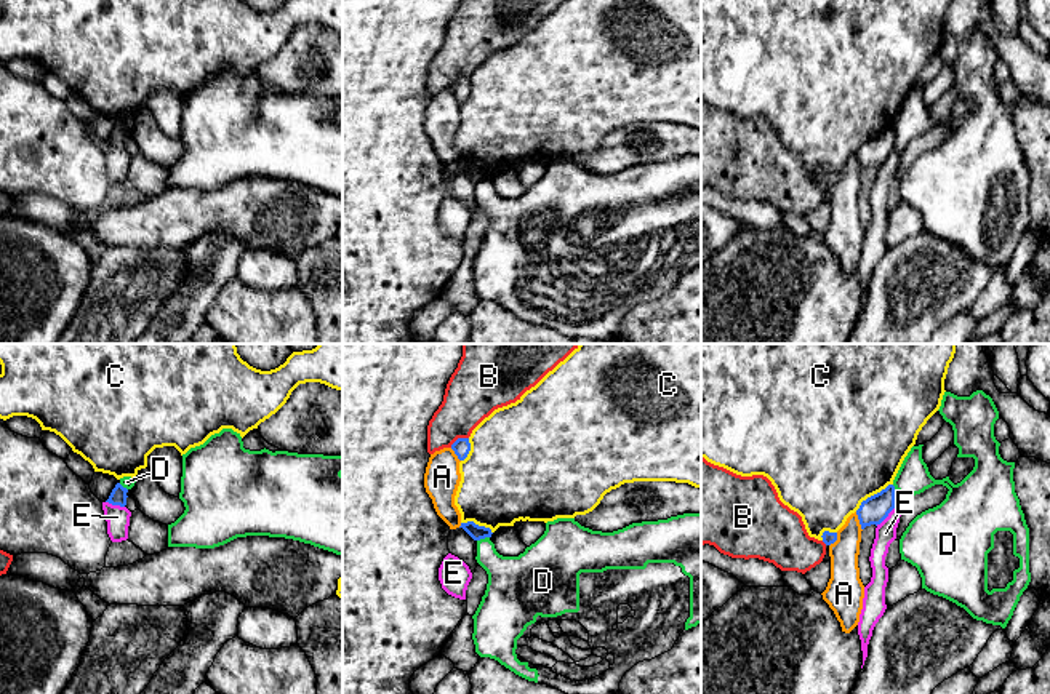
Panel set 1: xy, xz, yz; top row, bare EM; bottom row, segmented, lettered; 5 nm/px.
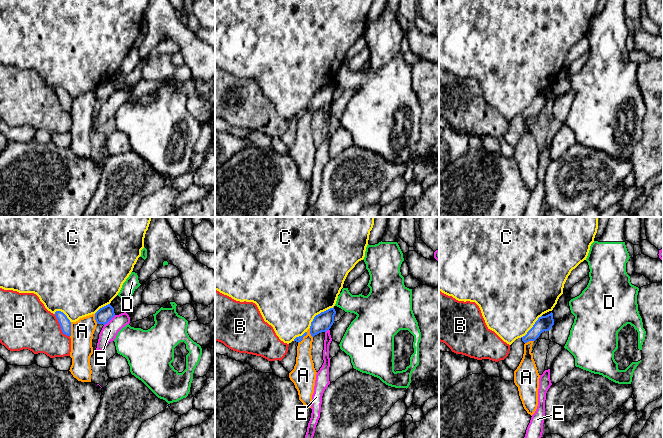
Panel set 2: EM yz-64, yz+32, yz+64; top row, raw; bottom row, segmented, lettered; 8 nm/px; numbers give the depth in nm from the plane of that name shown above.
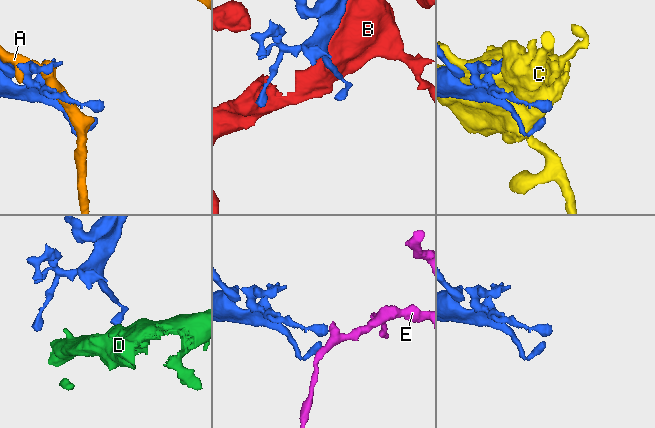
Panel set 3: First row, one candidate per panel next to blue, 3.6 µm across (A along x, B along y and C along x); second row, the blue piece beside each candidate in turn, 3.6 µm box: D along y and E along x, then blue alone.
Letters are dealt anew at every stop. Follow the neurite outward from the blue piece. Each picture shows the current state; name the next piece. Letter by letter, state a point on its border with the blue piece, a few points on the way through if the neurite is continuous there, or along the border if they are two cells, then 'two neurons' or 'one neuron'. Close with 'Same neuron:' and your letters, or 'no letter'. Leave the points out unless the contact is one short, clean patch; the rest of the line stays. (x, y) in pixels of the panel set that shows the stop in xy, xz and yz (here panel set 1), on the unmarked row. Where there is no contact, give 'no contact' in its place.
A: contact yz (860, 163); two neurons
B: contact xz (458, 80); two neurons
C: contact yz (874, 136); two neurons
D: contact xz (482, 179); border xz (488, 178), (477, 183); two neurons
E: contact yz (885, 159); border yz (893, 149), (876, 167); two neurons
Same neuron: no letter

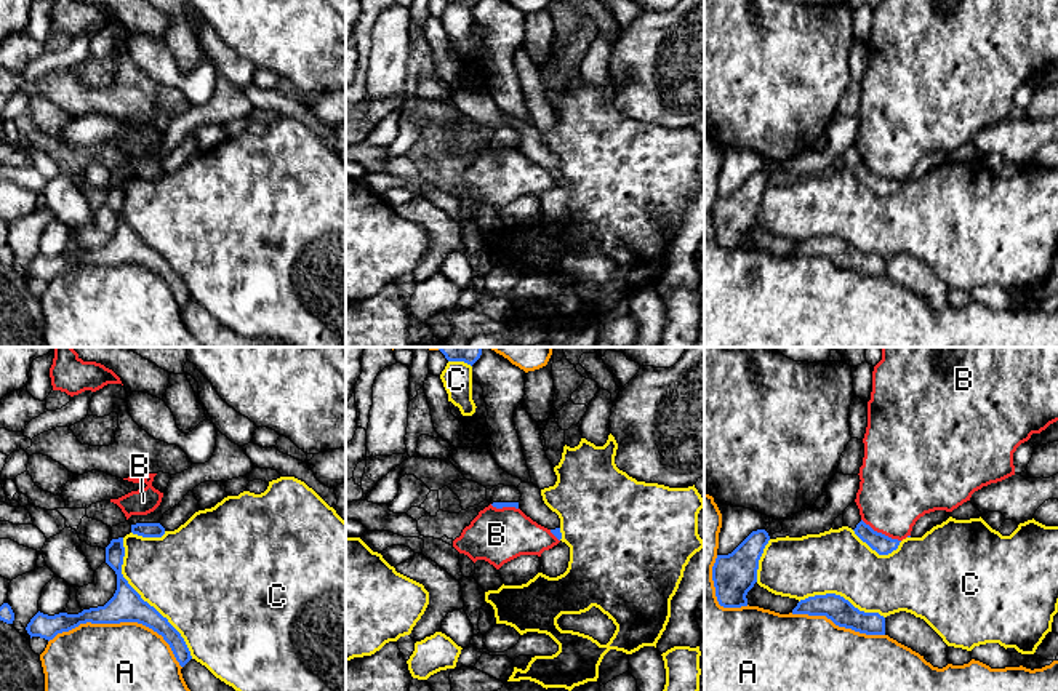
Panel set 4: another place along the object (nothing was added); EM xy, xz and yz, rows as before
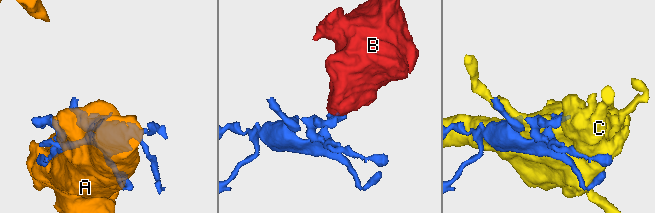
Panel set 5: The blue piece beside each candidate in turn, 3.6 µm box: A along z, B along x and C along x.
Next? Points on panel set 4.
A: contact xy (120, 263); two neurons
B: contact yz (881, 175); border yz (861, 160), (874, 171), (900, 183); two neurons
C: contact xy (143, 242); two neurons
Same neuron: no letter

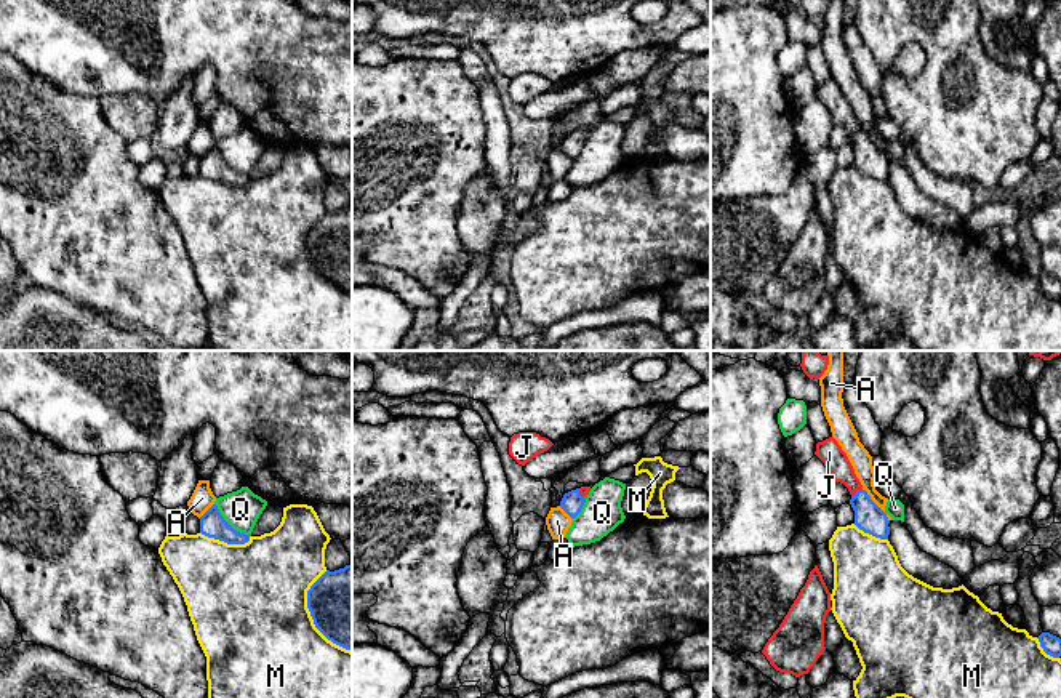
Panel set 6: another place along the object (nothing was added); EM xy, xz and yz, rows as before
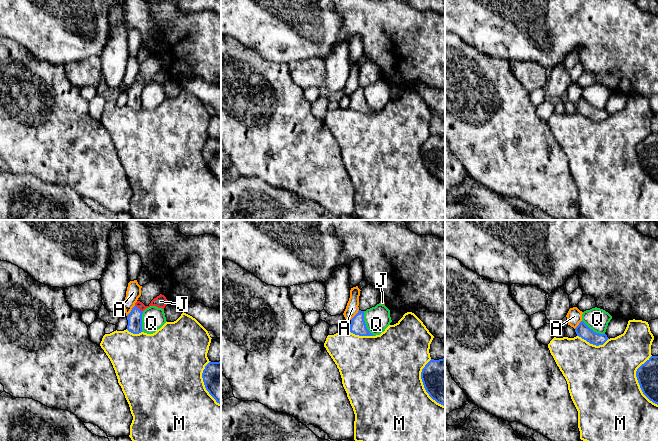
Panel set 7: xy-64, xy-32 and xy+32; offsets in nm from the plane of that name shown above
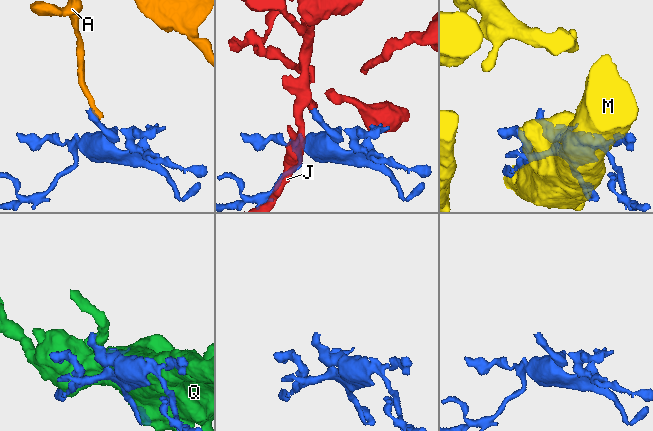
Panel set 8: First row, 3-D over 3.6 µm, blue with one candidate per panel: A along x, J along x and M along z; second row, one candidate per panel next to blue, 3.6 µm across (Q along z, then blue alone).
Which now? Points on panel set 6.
A: contact yz (876, 146); border yz (863, 130), (888, 162); two neurons
J: contact yz (856, 133); way yz (869, 159), (856, 133), (829, 93); one neuron
M: contact xy (311, 256); two neurons
Q: contact xy (228, 165); two neurons
Same neuron: J

